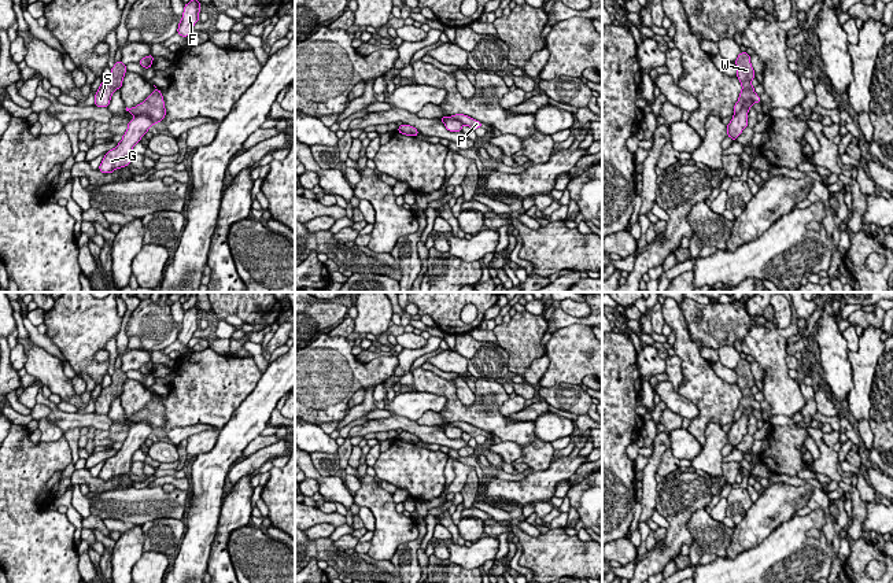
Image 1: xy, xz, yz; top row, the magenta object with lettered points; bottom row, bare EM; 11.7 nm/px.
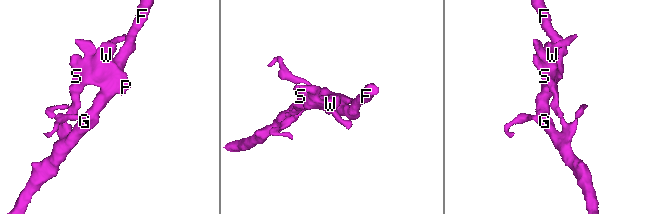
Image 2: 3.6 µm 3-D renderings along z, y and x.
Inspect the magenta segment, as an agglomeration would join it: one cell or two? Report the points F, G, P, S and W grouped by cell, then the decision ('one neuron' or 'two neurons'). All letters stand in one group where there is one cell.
F G / P S W; two neurons

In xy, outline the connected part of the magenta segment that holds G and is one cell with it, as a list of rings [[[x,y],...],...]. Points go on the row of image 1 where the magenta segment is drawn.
[[[145,114],[136,115],[128,123],[128,130],[122,136],[122,140],[118,143],[118,145],[114,150],[110,150],[107,154],[104,154],[99,170],[107,174],[112,173],[117,169],[129,166],[133,147],[155,123],[156,122]]]

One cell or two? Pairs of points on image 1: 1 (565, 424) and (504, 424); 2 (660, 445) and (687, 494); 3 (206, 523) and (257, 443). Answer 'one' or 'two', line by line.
1: two
2: two
3: two

